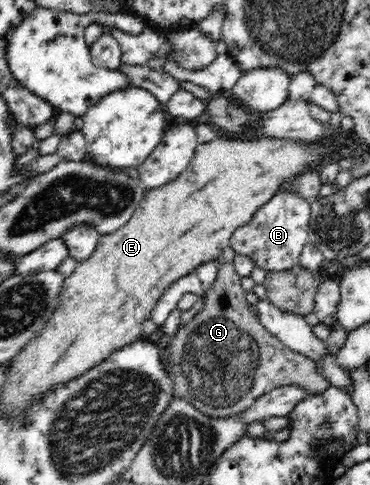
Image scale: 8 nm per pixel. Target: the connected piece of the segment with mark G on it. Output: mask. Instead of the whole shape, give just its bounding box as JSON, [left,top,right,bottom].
[169,259,330,418]

